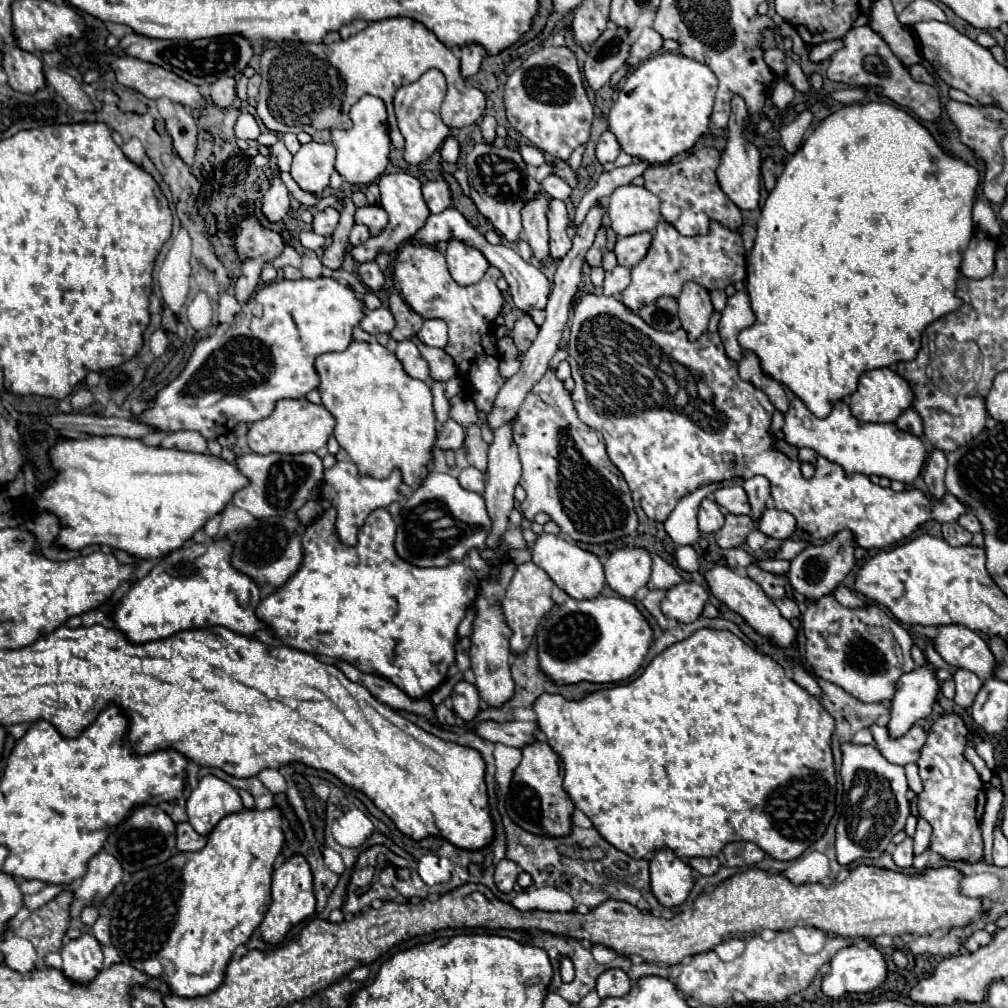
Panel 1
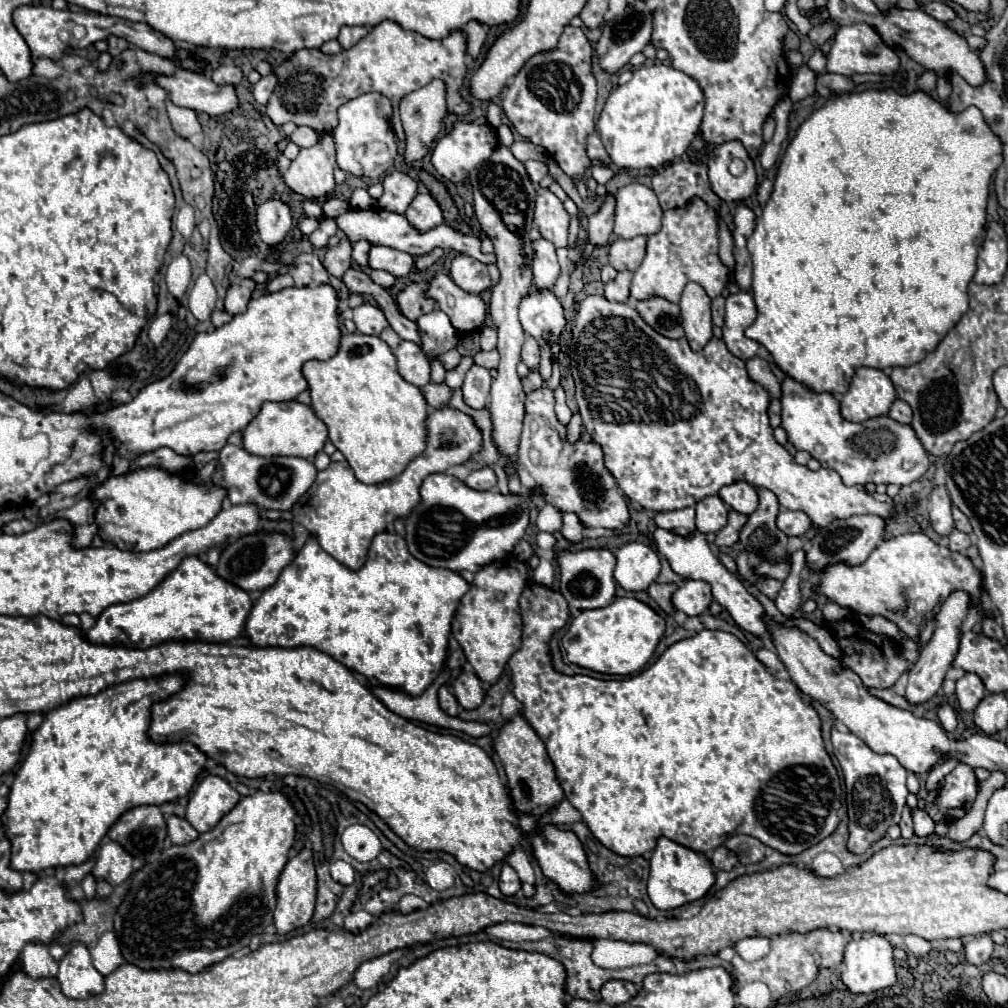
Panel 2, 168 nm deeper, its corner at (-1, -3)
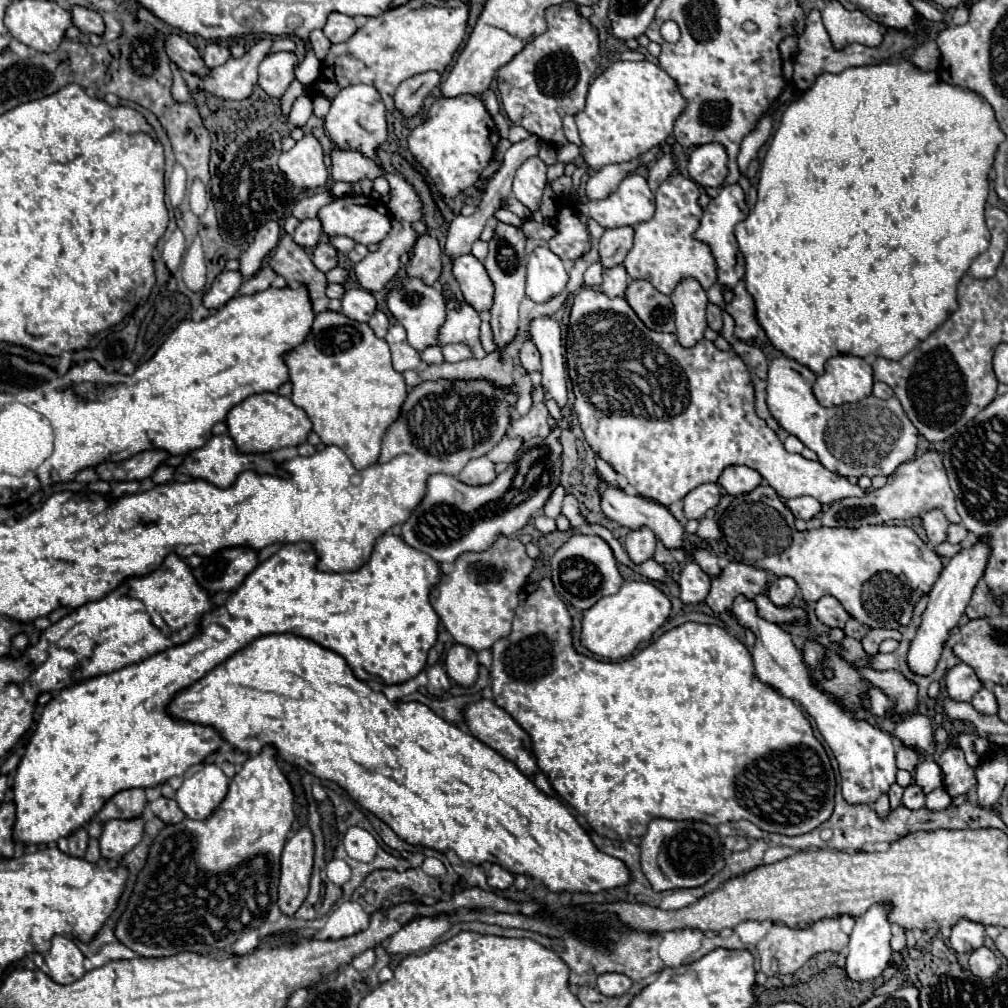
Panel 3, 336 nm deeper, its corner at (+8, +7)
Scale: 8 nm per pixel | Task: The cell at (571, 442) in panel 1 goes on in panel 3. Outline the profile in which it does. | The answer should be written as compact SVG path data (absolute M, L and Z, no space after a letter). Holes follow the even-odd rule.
M543 402L533 404L533 408L529 410L527 416L523 418L515 418L511 422L511 430L507 432L511 438L519 436L519 438L533 438L533 436L547 436L551 432L549 424L547 424L547 406Z

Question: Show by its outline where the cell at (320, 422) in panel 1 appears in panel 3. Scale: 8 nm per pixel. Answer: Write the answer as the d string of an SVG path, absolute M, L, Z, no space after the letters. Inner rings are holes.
M265 392L265 394L249 396L241 404L233 406L227 414L227 428L239 452L267 454L277 448L299 446L301 442L305 442L311 432L311 420L289 398L273 394L273 392Z

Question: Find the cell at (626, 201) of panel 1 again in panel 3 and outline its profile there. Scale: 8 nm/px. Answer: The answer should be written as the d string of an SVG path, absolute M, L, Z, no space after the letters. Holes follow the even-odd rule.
M629 174L615 192L603 200L587 200L579 212L595 218L603 228L635 226L653 218L655 196L643 176Z

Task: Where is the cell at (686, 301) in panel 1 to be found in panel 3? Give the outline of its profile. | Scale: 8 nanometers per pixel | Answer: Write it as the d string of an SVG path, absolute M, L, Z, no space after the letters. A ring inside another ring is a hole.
M683 280L670 297L679 344L689 348L703 338L703 332L707 328L707 294L701 288L701 284L697 284L697 280Z

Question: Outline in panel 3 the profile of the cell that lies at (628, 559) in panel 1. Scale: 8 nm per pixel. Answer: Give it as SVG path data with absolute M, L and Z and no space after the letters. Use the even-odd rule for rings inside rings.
M643 526L637 530L629 530L625 538L625 550L635 564L641 564L653 556L655 542L657 542L655 534L647 526Z

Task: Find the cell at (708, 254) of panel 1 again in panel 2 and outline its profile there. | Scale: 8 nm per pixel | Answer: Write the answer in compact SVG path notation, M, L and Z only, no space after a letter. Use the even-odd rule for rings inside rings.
M694 198L686 208L664 212L662 230L648 236L646 256L634 272L630 298L648 300L660 296L678 304L688 280L698 282L710 298L720 296L728 284L728 268L718 258L718 212L700 198Z

